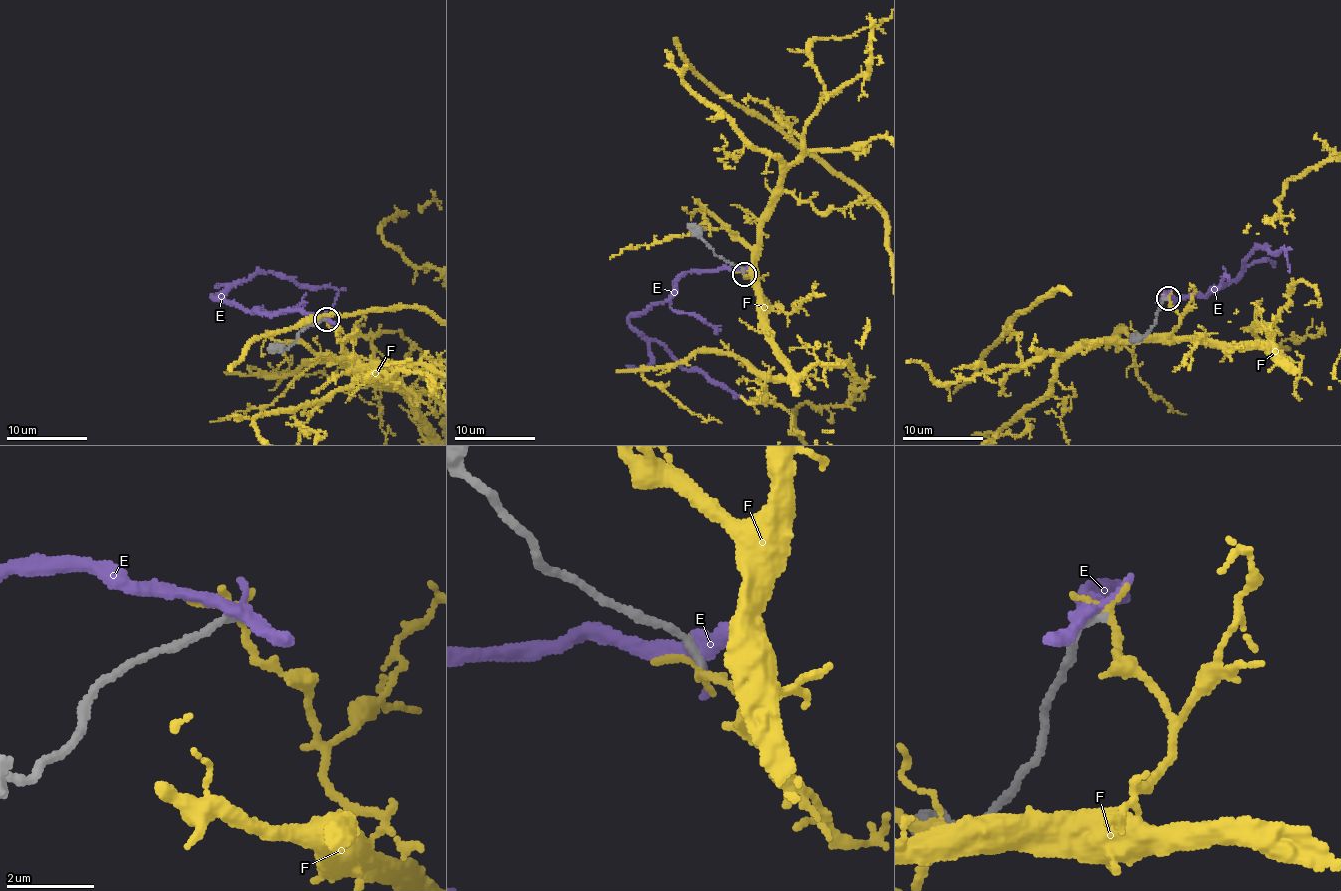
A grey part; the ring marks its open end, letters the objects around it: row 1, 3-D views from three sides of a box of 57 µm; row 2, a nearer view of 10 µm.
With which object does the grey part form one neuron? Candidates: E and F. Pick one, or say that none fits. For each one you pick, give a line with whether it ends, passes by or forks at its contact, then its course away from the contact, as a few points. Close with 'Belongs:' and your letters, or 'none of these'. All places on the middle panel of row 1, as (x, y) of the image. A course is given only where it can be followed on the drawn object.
Belongs: none of these

